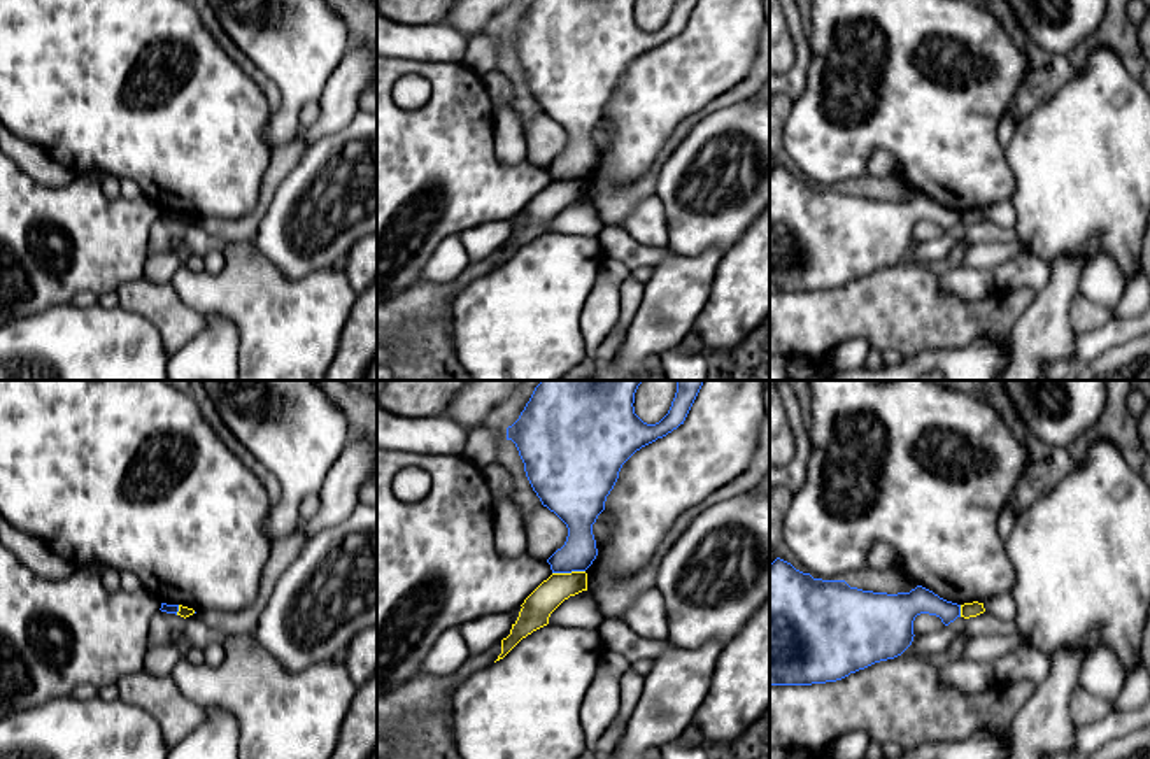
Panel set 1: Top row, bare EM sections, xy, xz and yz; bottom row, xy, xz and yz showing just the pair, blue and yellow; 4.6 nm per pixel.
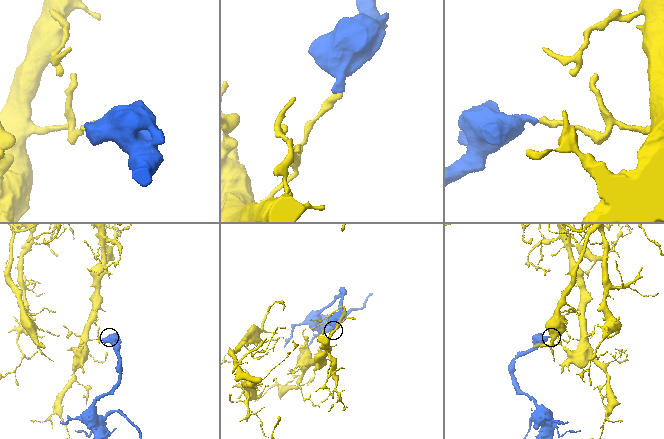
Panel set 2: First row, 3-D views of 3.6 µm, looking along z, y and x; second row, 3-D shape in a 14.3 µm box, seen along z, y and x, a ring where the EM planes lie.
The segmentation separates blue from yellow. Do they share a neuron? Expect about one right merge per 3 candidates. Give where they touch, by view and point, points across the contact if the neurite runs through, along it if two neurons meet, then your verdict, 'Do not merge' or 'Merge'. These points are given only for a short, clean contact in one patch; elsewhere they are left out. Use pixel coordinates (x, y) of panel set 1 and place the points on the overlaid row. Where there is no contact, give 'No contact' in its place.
Touches blue at xz (568, 572). Do not merge

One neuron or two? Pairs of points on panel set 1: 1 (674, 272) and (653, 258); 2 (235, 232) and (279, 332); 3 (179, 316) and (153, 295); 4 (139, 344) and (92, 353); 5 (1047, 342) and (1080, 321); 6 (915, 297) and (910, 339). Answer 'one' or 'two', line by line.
1: two
2: two
3: one
4: one
5: two
6: one

